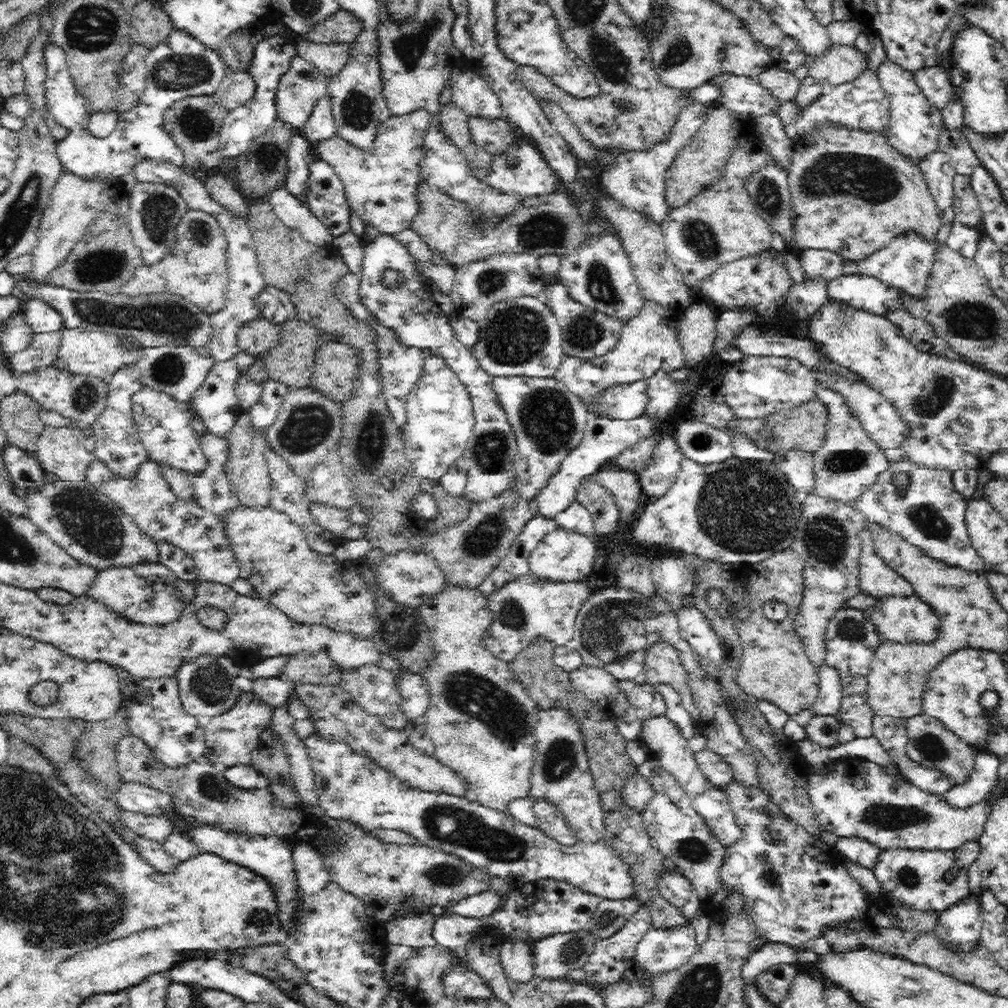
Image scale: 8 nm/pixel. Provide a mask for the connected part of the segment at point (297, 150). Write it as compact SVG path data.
M293 127L293 135L288 149L289 170L284 186L301 196L309 174L310 162L316 157L316 143L304 135L302 129Z

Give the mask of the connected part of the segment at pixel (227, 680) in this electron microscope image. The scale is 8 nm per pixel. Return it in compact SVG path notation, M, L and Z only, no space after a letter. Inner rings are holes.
M202 656L202 658L199 658L196 662L184 664L176 673L176 675L180 677L180 697L182 697L184 710L194 718L216 718L216 716L231 711L243 696L242 688L234 684L240 670L241 667L238 667L232 659L226 656Z

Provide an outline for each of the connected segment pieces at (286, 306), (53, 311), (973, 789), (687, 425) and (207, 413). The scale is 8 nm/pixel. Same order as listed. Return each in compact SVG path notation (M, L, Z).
M265 285L254 296L260 316L274 324L297 318L297 310L288 293L274 285Z
M29 297L21 313L28 319L35 333L58 332L66 328L62 313L44 297Z
M981 750L967 779L944 795L954 805L969 805L982 800L991 791L1002 761L1002 757Z
M677 420L678 434L674 436L686 457L700 464L721 463L734 457L733 441L728 433L710 424Z
M236 361L216 362L208 372L206 380L200 384L200 388L192 394L192 398L186 403L186 408L192 419L198 419L206 427L206 431L212 432L218 437L225 437L236 425L239 416L244 413L238 405L239 401L236 399L236 389L234 389L239 372Z

